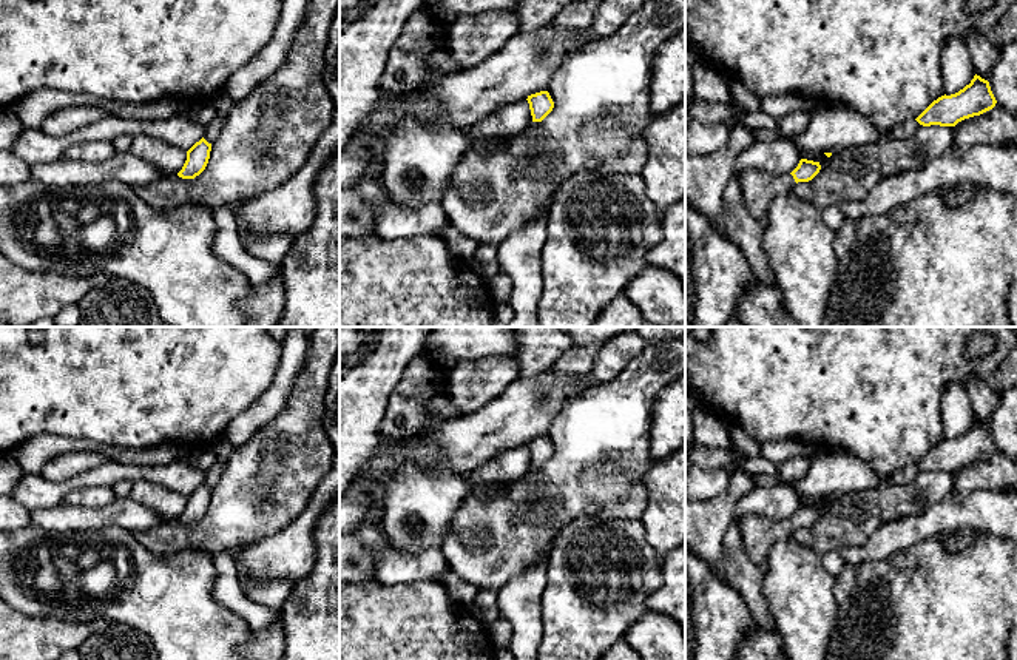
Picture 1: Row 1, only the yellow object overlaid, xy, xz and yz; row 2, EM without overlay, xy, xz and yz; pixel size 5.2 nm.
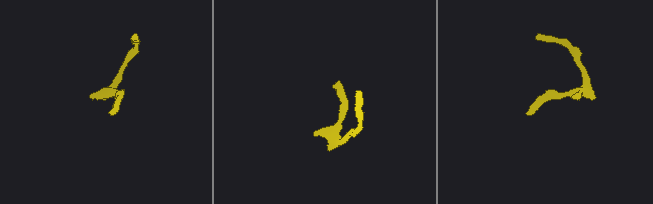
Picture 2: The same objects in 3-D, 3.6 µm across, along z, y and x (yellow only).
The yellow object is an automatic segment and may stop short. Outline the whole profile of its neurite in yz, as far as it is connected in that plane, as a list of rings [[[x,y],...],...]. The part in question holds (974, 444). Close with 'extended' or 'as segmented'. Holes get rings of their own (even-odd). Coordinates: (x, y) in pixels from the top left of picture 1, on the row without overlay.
[[[975,419],[969,430],[955,439],[938,443],[915,466],[923,472],[955,472],[992,455],[995,449],[989,427]]] | as segmented

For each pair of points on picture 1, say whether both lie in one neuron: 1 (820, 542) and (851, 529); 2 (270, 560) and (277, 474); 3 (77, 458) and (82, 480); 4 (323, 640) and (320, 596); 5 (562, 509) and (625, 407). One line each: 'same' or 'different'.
1: same
2: different
3: different
4: same
5: same

